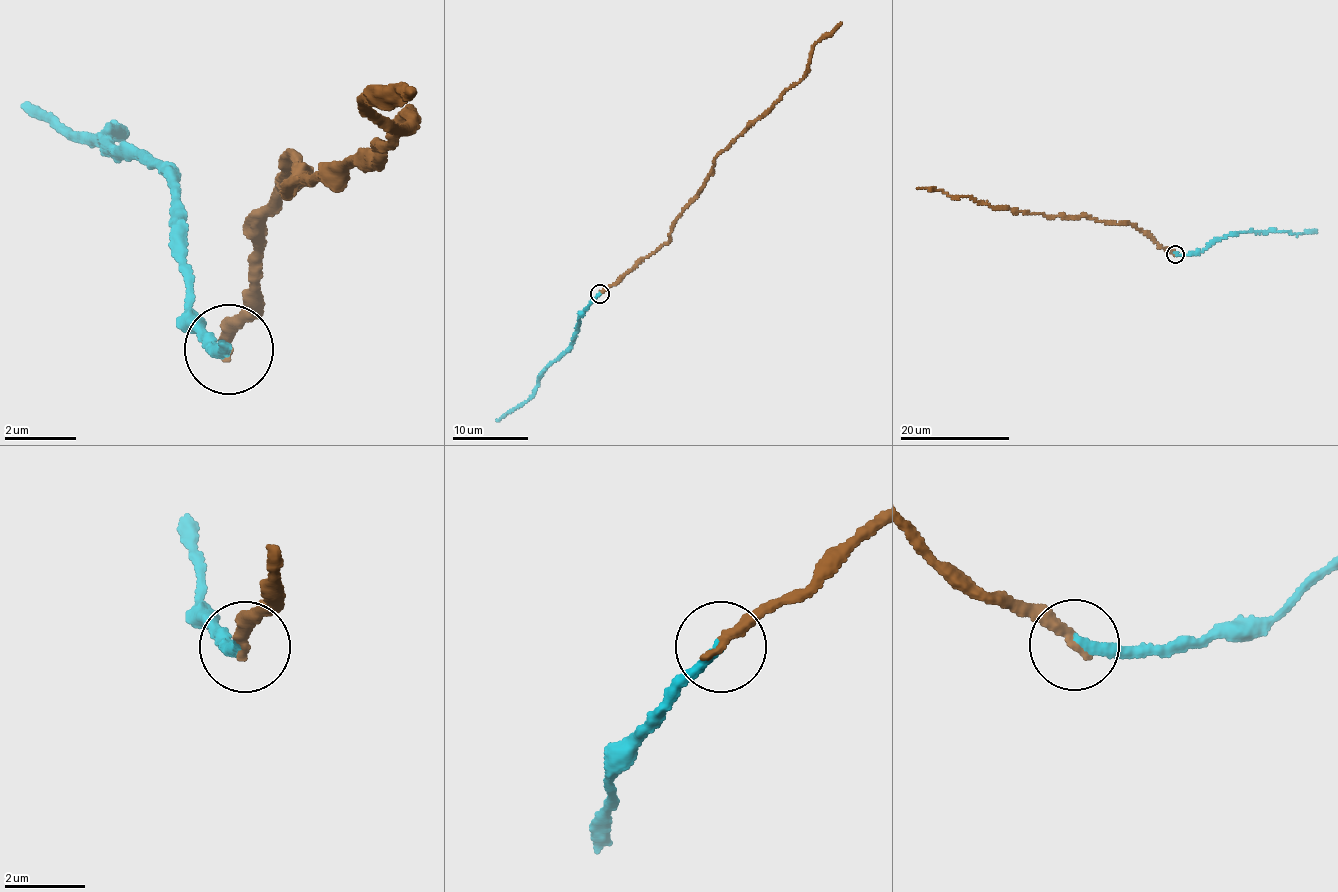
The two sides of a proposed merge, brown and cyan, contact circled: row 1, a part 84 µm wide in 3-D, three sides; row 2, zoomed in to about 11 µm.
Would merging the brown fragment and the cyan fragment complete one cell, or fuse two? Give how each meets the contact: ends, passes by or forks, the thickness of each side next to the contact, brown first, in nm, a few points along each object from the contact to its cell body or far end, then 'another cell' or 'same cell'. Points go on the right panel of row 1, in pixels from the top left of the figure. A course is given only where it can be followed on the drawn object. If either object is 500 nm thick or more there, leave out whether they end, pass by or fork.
brown ends | cyan ends | 280/260 nm | brown via (1175, 255), (1129, 223), (1107, 223), (1086, 215), (1045, 216), (991, 207), (970, 197), (954, 197), (917, 187) | cyan via (1175, 255), (1200, 253), (1232, 233), (1308, 232), (1316, 229) | same cell

